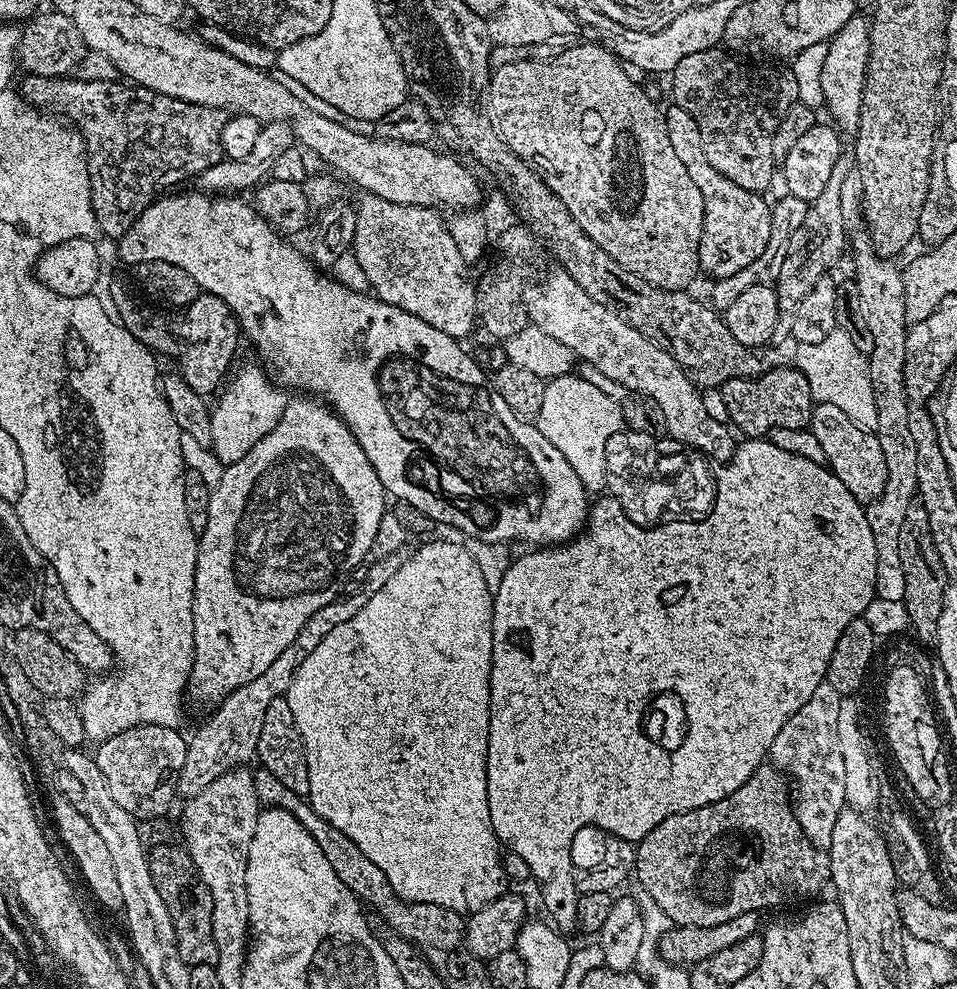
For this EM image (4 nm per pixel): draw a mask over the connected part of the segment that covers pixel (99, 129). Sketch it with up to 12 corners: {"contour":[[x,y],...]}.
{"contour":[[31,74],[85,136],[103,235],[225,159],[225,109]]}

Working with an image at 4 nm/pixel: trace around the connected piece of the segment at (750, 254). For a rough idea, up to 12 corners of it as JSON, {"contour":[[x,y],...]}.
{"contour":[[693,116],[670,146],[702,190],[700,272],[728,279],[766,249],[769,201],[706,162]]}

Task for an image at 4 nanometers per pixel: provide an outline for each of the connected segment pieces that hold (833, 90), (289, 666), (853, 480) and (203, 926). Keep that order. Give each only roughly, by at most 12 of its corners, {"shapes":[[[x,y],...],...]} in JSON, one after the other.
{"shapes":[[[857,14],[827,41],[823,107],[845,137],[860,125],[870,24]],[[369,563],[363,594],[310,614],[298,638],[215,705],[188,740],[181,797],[255,757],[270,702],[298,666],[404,565]],[[816,404],[825,465],[862,505],[886,486],[875,431]],[[160,844],[150,874],[178,954],[215,964],[214,902],[188,849]]]}

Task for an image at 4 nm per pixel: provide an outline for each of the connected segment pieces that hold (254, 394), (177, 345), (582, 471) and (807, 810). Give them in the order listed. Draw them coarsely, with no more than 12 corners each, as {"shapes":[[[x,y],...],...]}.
{"shapes":[[[241,367],[214,404],[210,438],[238,462],[280,421],[281,385]],[[110,285],[120,323],[169,356],[196,392],[215,393],[242,344],[222,298],[155,312]],[[571,372],[534,423],[589,493],[607,489],[615,397]],[[820,684],[768,751],[804,837],[846,807],[841,699]]]}

